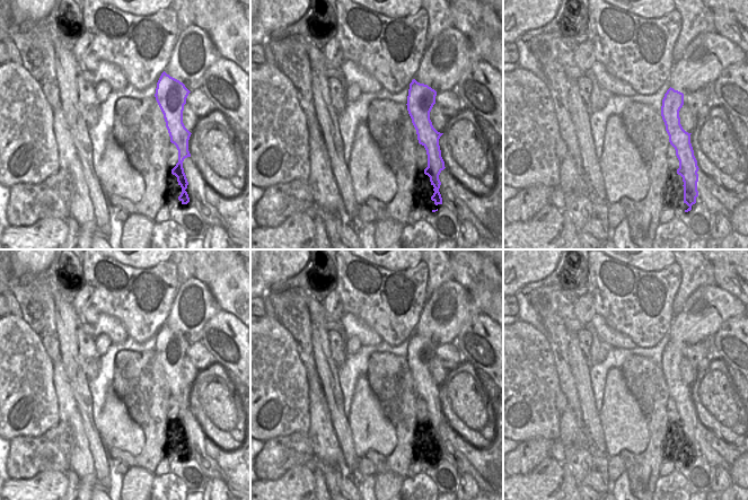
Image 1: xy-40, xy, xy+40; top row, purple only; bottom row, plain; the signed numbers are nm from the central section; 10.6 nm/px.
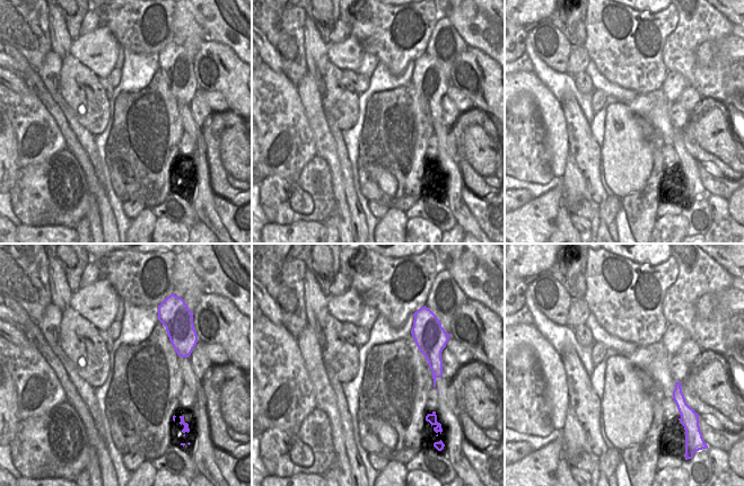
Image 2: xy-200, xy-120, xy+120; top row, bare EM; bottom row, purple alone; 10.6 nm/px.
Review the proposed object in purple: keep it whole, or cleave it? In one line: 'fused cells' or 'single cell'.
single cell

